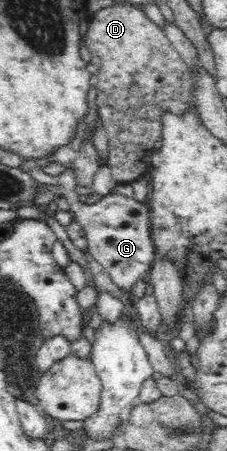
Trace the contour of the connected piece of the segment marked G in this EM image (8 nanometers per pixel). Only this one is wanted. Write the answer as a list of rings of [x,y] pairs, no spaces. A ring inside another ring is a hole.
[[[43,162],[33,168],[31,177],[39,185],[57,186],[59,195],[65,197],[70,204],[70,212],[74,214],[73,220],[79,223],[84,231],[89,253],[103,266],[113,283],[129,298],[135,283],[139,279],[146,279],[152,263],[156,260],[155,246],[150,236],[148,204],[113,191],[102,196],[101,199],[83,204],[79,201],[79,194],[77,194],[79,182],[71,165],[66,165],[67,173],[47,175],[43,172],[42,164]]]

